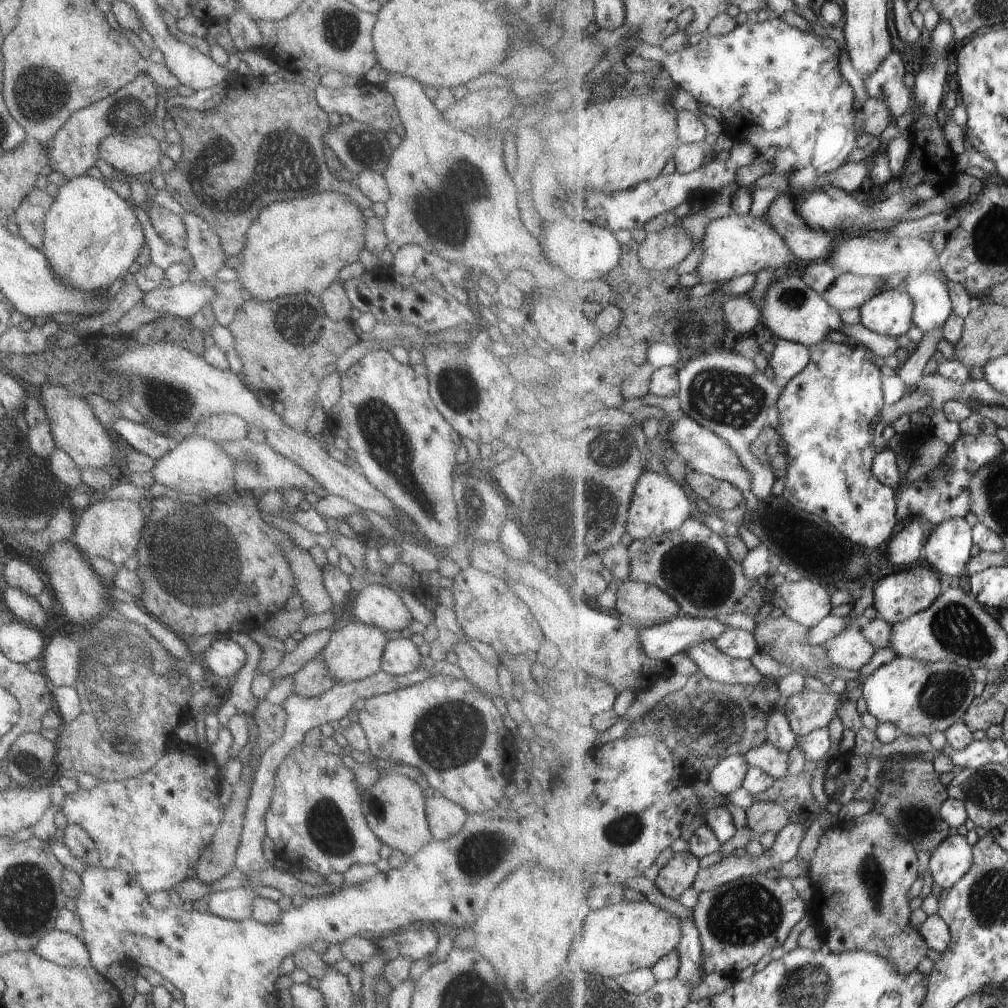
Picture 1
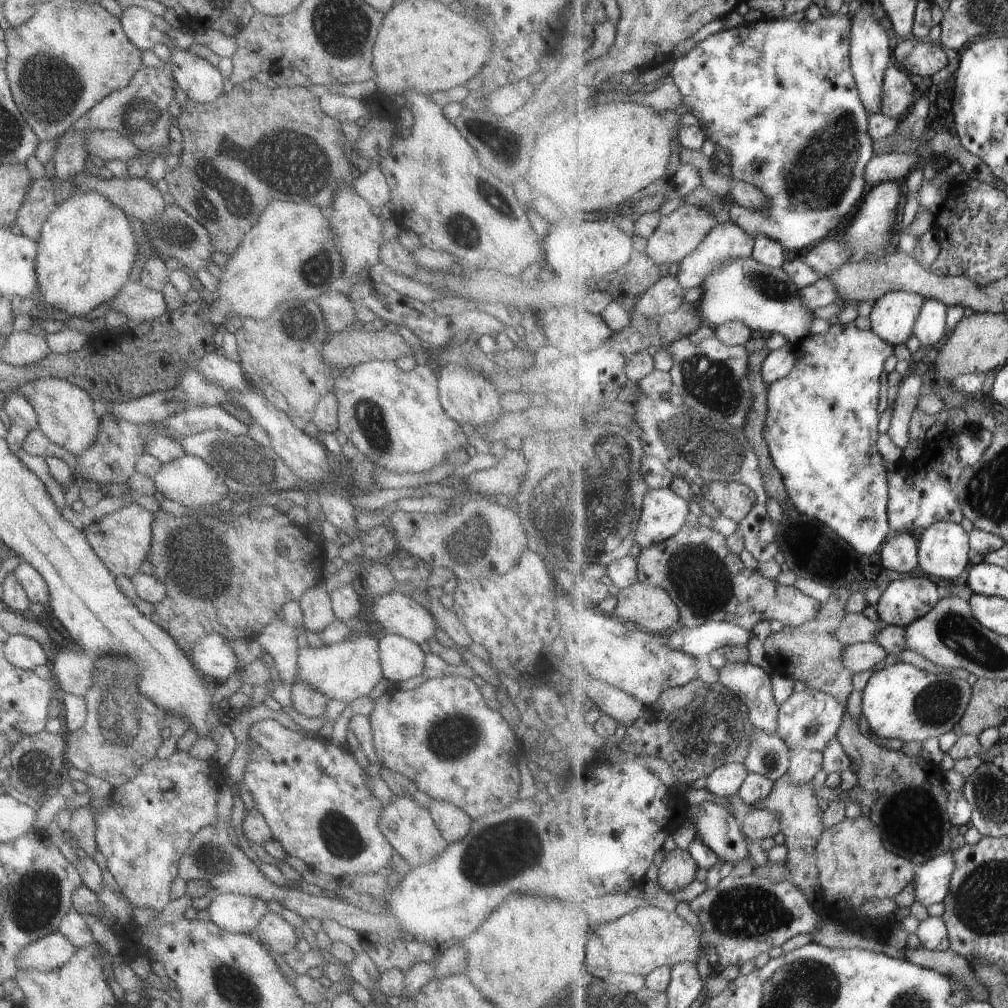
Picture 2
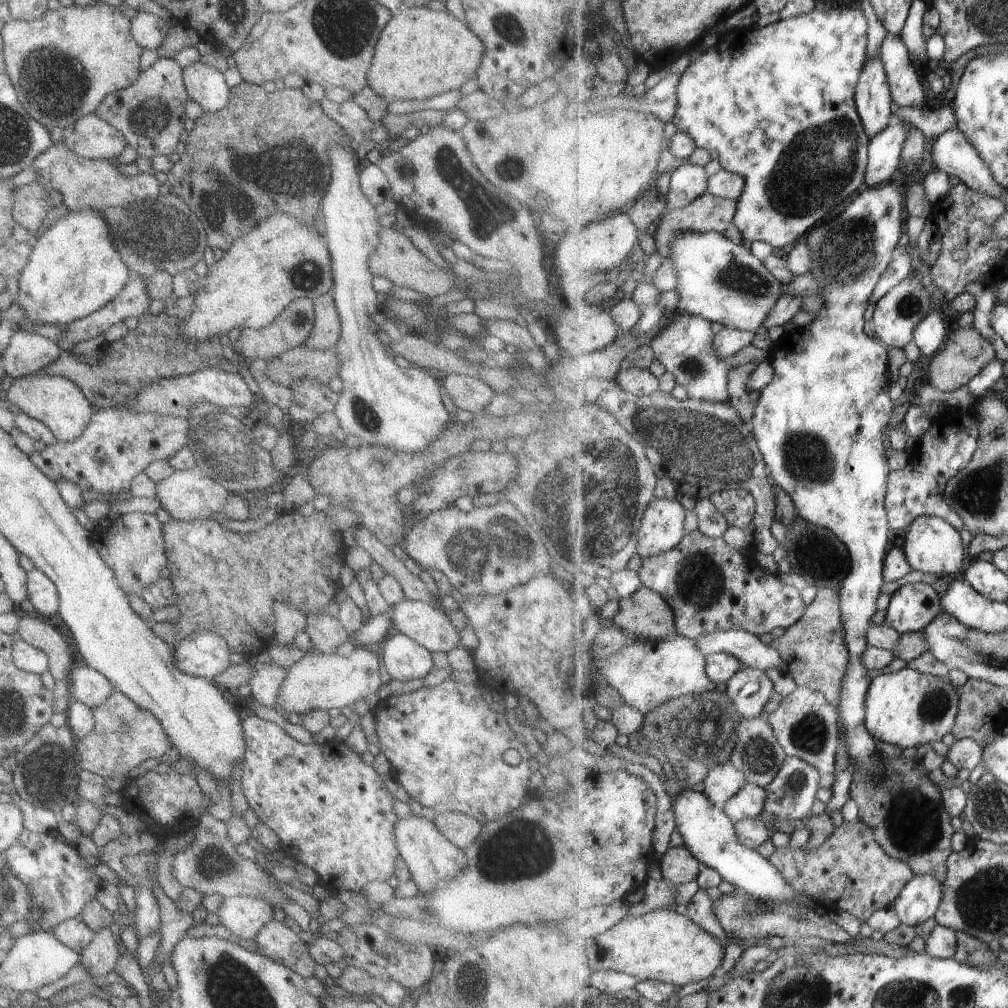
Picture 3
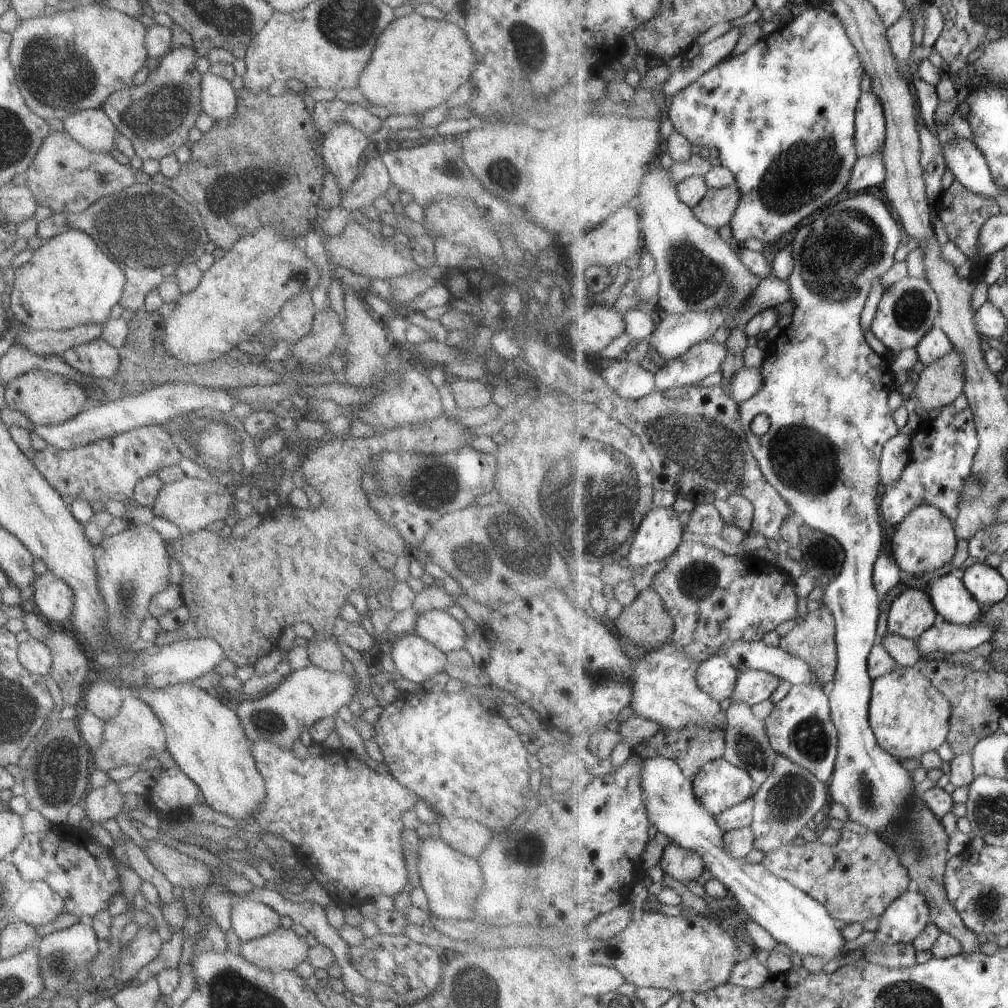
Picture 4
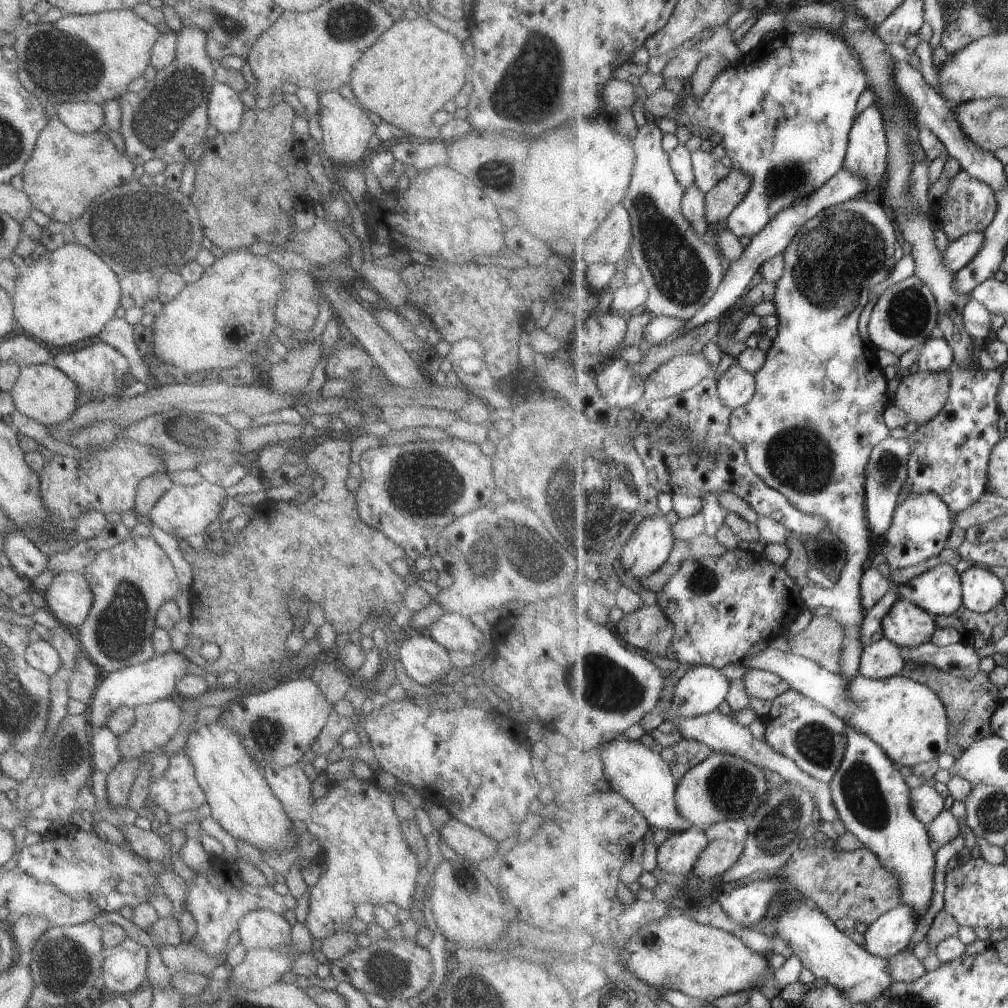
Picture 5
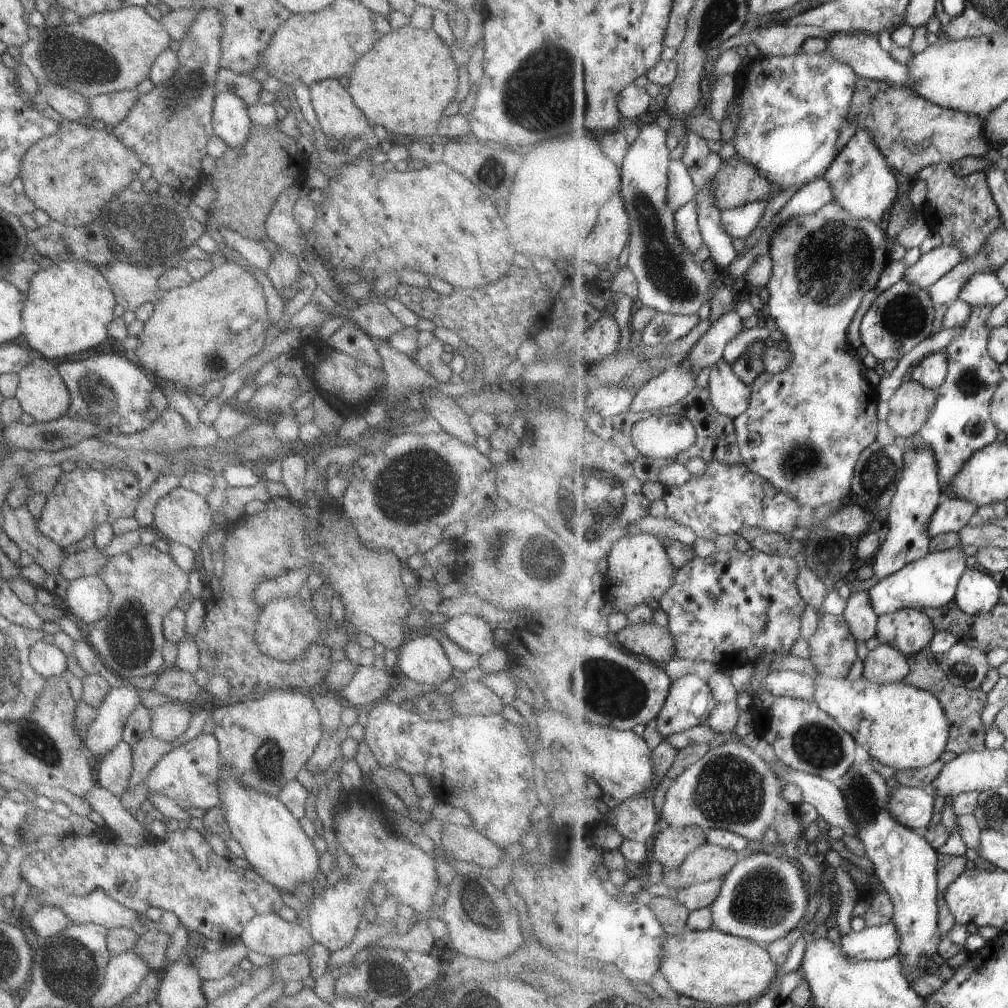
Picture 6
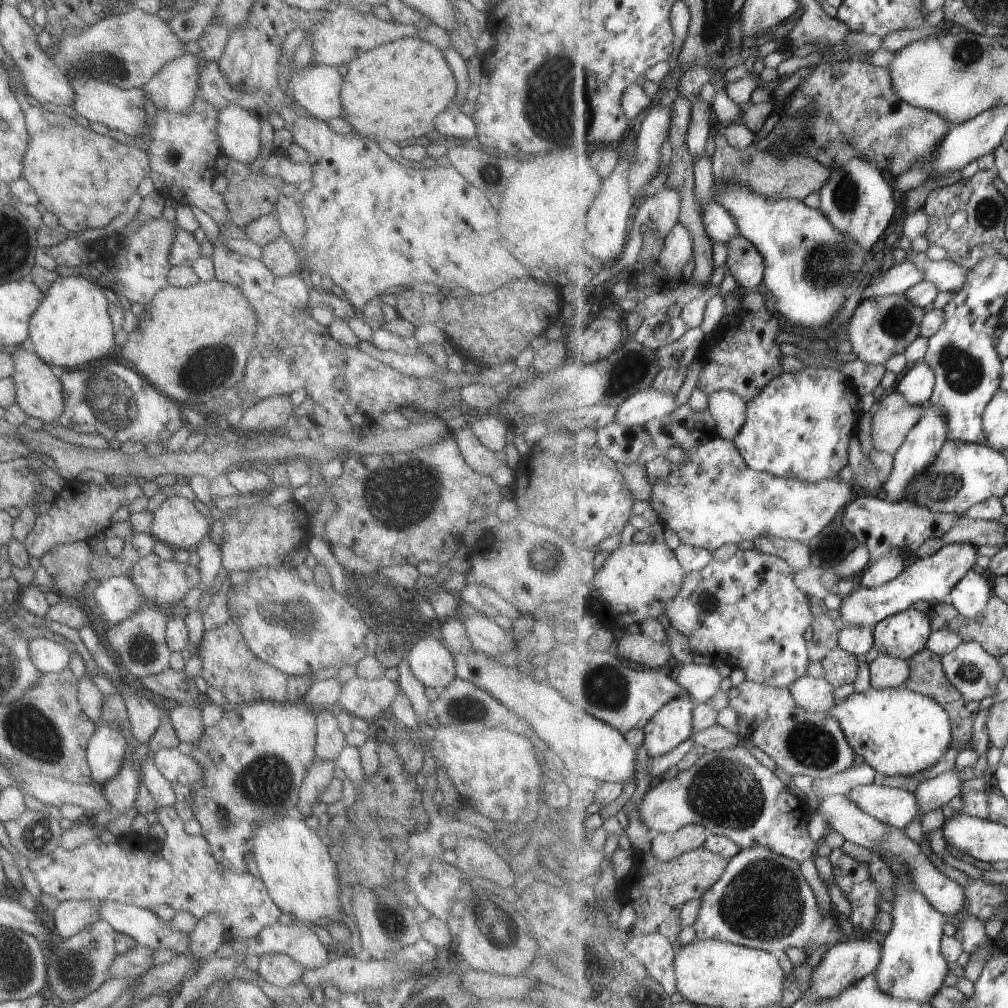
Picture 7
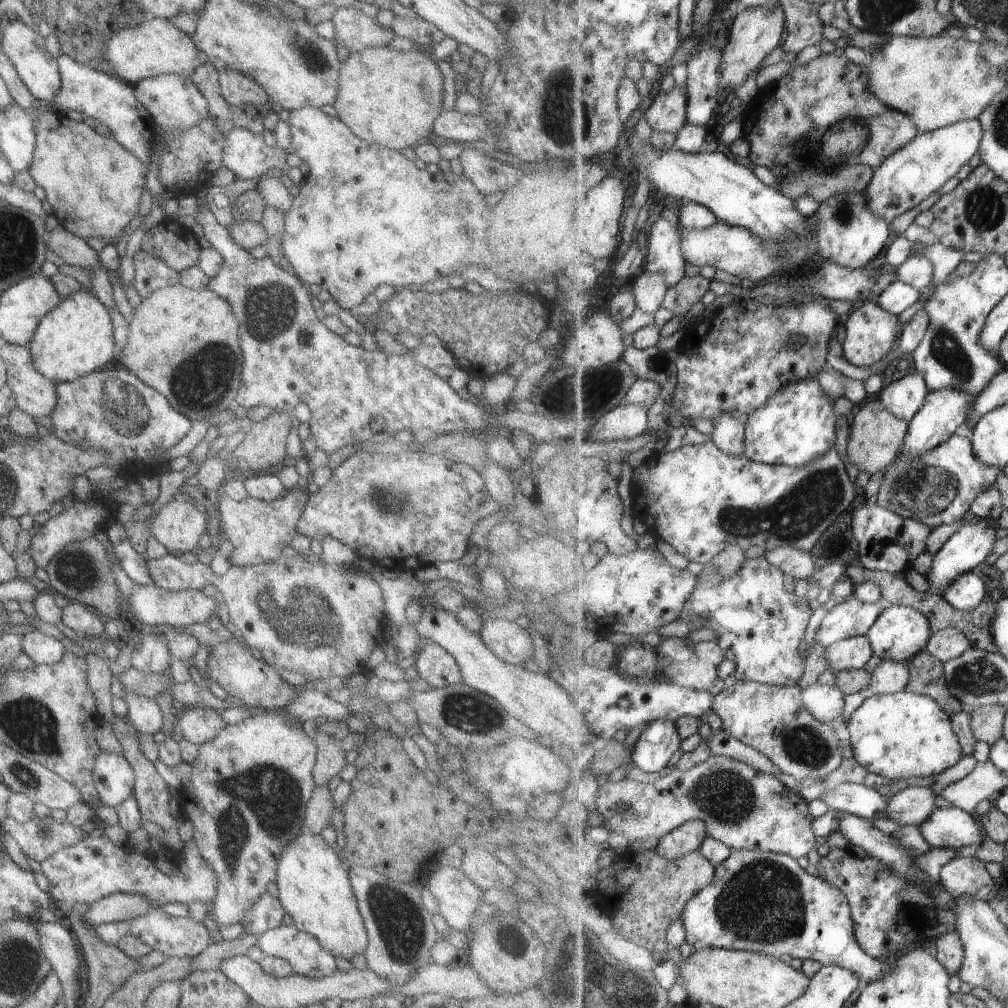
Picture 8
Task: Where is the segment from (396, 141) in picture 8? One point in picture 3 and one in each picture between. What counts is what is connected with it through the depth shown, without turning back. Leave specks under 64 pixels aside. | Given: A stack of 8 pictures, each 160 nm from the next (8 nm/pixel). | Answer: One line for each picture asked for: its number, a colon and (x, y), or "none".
3: (419, 53)
4: (416, 63)
5: (413, 68)
6: (403, 82)
7: (393, 92)

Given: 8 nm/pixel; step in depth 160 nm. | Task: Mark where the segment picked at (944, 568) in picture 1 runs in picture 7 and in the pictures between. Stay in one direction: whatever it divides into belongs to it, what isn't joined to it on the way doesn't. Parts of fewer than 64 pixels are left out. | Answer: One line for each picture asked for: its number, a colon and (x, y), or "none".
2: (944, 547)
3: (932, 545)
4: (926, 539)
5: (922, 524)
6: (919, 492)
7: (923, 444)

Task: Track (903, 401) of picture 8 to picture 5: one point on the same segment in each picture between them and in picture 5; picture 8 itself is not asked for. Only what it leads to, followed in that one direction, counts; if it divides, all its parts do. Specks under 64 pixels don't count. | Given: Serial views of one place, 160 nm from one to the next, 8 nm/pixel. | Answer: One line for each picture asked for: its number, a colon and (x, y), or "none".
5: (937, 357)
6: (931, 372)
7: (917, 385)

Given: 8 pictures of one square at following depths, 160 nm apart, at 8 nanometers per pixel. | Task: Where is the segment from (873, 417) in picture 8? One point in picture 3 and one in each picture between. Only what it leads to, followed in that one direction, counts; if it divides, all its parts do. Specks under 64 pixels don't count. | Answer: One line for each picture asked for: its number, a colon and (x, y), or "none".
3: (966, 352)
4: (939, 384)
5: (922, 395)
6: (911, 406)
7: (892, 422)

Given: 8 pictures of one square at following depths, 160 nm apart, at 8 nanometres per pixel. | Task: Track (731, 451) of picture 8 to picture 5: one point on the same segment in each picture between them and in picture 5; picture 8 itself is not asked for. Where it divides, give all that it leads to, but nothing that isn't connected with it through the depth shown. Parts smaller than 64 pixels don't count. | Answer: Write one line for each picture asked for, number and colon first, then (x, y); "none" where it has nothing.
5: (737, 387)
6: (730, 396)
7: (729, 411)

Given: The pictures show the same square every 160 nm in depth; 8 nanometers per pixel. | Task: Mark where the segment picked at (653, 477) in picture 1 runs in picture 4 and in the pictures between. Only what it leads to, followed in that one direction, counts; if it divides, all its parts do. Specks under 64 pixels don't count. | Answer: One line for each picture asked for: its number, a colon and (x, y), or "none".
2: (664, 513)
3: (662, 530)
4: (658, 537)

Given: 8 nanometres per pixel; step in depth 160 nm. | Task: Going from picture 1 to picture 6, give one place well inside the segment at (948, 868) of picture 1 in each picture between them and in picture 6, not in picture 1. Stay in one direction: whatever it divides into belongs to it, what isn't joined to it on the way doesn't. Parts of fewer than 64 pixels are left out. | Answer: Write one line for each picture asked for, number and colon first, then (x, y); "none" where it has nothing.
2: (932, 880)
3: (920, 900)
4: (906, 918)
5: (892, 933)
6: (878, 943)

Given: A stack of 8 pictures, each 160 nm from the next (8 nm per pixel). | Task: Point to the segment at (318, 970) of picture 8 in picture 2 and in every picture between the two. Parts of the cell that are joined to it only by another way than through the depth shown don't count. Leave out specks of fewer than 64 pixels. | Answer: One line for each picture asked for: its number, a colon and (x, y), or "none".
2: (232, 912)
3: (243, 916)
4: (249, 920)
5: (261, 928)
6: (266, 933)
7: (297, 941)

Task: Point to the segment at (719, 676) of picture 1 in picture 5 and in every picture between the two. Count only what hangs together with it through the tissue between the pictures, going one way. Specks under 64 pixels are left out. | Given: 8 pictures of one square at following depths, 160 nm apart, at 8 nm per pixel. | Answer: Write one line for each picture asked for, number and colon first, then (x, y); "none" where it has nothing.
2: (751, 684)
3: (750, 690)
4: (754, 686)
5: (764, 685)

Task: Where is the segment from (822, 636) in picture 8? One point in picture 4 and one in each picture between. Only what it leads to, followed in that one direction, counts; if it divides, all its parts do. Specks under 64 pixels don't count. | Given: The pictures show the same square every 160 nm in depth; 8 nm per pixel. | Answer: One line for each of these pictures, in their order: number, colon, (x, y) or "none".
4: (950, 597)
5: (938, 591)
6: (932, 582)
7: (931, 579)

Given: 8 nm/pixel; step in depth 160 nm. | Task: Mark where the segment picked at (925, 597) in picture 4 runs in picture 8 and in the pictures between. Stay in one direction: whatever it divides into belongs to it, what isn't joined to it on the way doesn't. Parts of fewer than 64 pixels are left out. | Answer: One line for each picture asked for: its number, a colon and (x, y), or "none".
5: (906, 624)
6: (910, 630)
7: (902, 635)
8: (900, 632)

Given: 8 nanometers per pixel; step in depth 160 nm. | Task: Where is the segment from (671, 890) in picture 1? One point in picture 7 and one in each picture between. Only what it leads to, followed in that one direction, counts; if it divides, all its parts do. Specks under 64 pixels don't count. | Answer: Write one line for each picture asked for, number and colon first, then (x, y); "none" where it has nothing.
2: (678, 869)
3: (678, 865)
4: (682, 864)
5: (679, 853)
6: (670, 847)
7: (665, 846)

